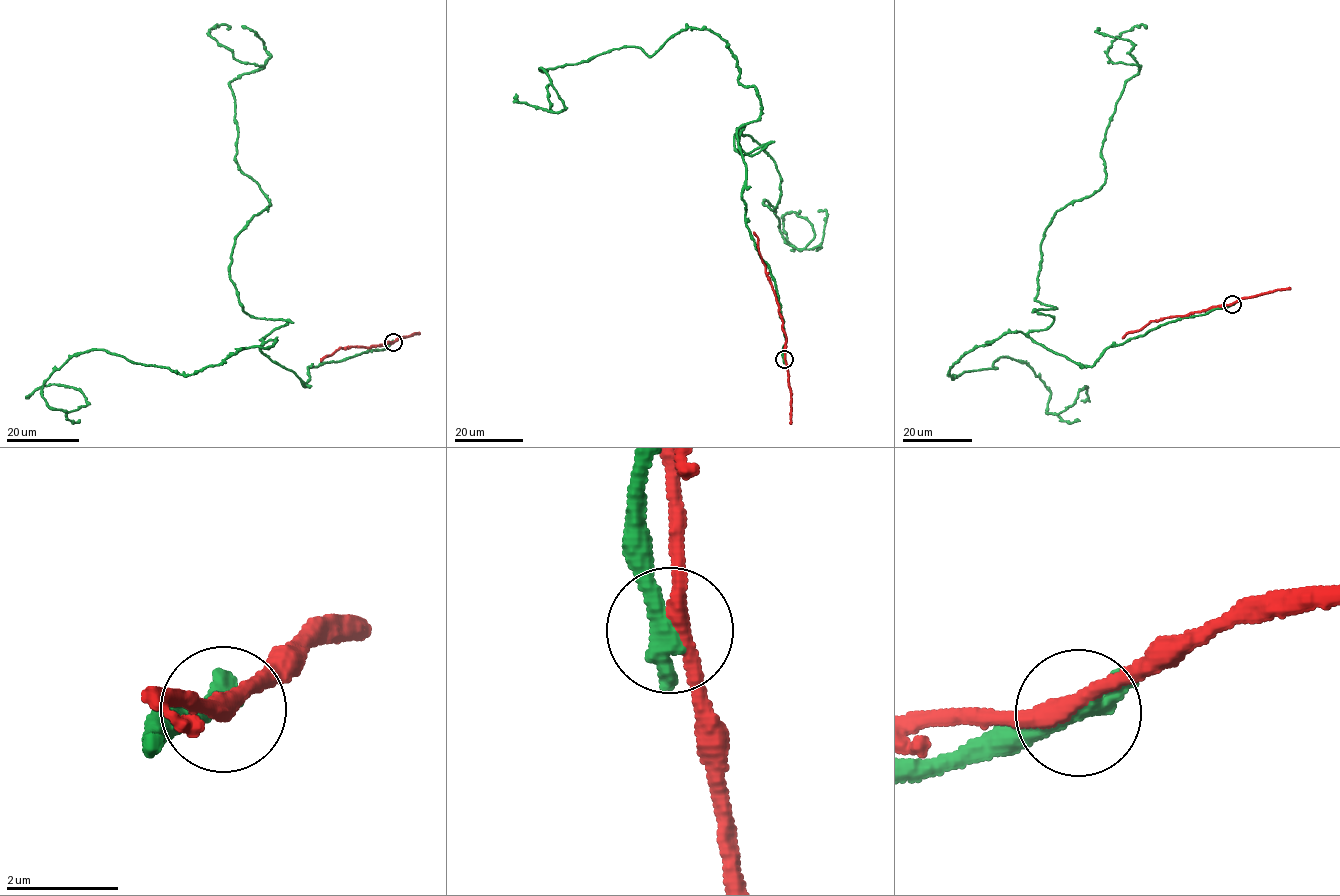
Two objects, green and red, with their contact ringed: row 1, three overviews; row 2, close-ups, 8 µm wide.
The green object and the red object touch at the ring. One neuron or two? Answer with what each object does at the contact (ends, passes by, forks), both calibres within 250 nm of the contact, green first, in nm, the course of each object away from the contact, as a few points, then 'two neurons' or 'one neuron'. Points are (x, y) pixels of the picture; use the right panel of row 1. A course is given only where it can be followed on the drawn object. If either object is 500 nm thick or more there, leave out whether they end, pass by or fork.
green ends there; red passes by; 440 nm thick on the green side, 280 nm on the other; green runs (1232, 304), (1091, 366), (1028, 333), (1057, 309), (1043, 233), (1102, 186), (1139, 70), (1107, 54), (1147, 28); red runs (1232, 304), (1150, 321), (1122, 338); two neurons

